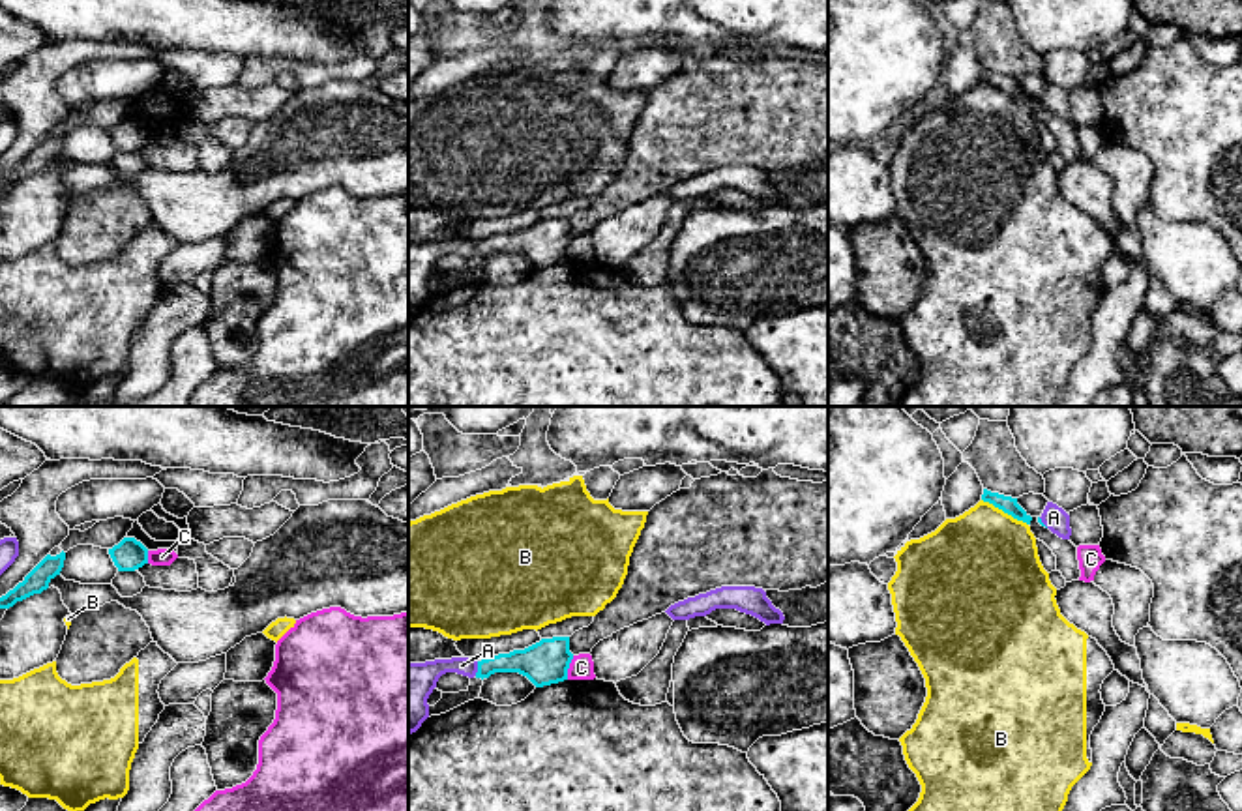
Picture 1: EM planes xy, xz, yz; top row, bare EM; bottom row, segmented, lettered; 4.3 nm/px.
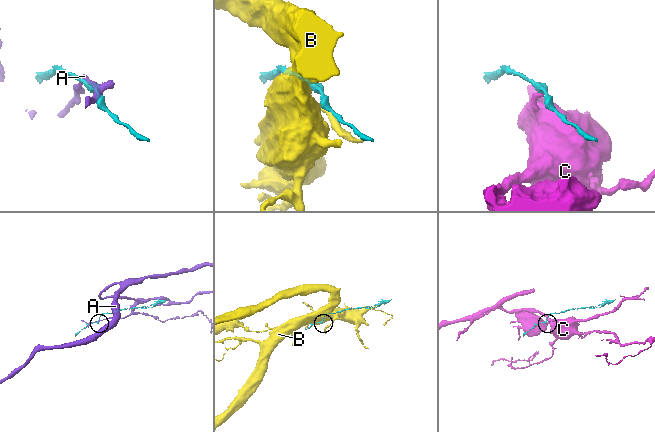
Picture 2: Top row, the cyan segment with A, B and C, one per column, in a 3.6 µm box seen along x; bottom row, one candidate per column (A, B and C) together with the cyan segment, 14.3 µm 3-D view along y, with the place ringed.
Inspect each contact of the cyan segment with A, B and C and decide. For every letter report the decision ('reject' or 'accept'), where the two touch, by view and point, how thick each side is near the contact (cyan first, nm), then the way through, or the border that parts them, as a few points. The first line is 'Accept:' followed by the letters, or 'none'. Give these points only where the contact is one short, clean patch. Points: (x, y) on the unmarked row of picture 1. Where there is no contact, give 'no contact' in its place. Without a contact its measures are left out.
Accept: none
A: reject; contact xz (478, 250); calibres 150 and 130 nm
B: reject; contact yz (1005, 92); calibres 70 and 480 nm; border yz (982, 79), (1027, 105)
C: reject; contact xz (568, 248); calibres 190 and 110 nm; border xz (574, 236), (566, 259)

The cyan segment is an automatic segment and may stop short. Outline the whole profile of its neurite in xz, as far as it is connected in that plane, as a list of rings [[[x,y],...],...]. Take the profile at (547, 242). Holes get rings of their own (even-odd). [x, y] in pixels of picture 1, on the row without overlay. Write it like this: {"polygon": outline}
{"polygon": [[[569,217],[541,219],[525,230],[513,230],[478,242],[476,258],[483,260],[495,253],[519,253],[536,268],[543,268],[568,260],[571,240]]]}

